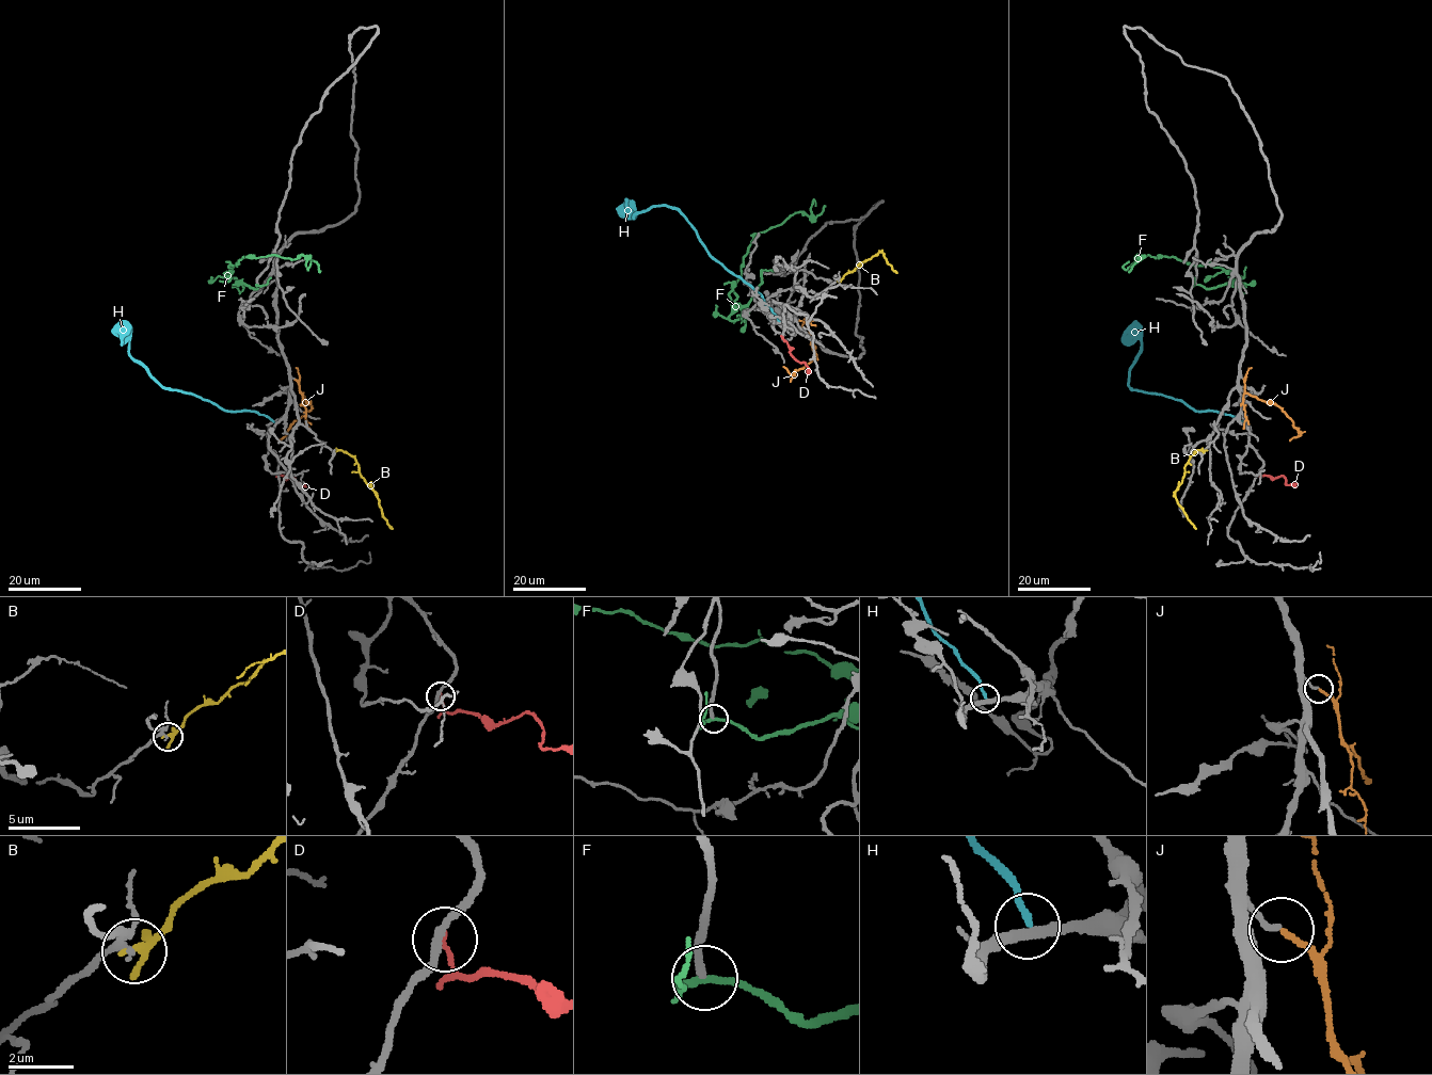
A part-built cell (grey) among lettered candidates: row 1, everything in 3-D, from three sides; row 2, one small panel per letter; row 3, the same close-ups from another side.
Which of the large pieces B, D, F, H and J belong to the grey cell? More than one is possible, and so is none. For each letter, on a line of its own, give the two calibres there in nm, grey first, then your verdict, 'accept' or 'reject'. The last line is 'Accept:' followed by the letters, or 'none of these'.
B: calibres 200 and 150 nm; reject
D: calibres 240 and 120 nm; reject
F: calibres 260 and 280 nm; reject
H: calibres 300 and 190 nm; reject
J: calibres 170 and 160 nm; accept
Accept: J

